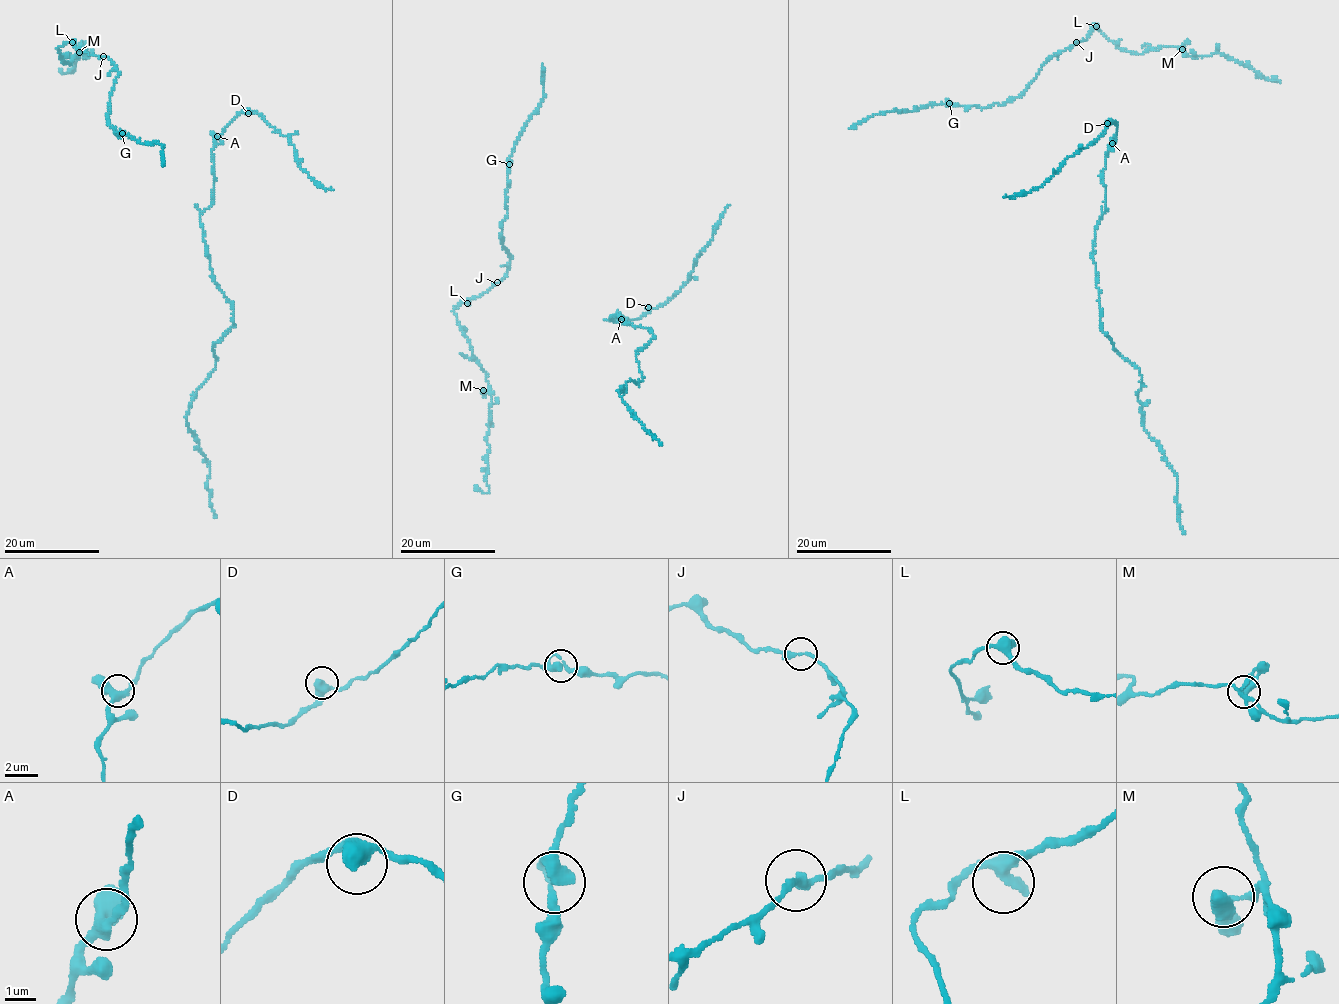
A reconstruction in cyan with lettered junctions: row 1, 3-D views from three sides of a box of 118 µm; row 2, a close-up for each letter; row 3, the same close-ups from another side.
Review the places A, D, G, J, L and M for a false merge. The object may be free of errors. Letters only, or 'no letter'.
no letter

